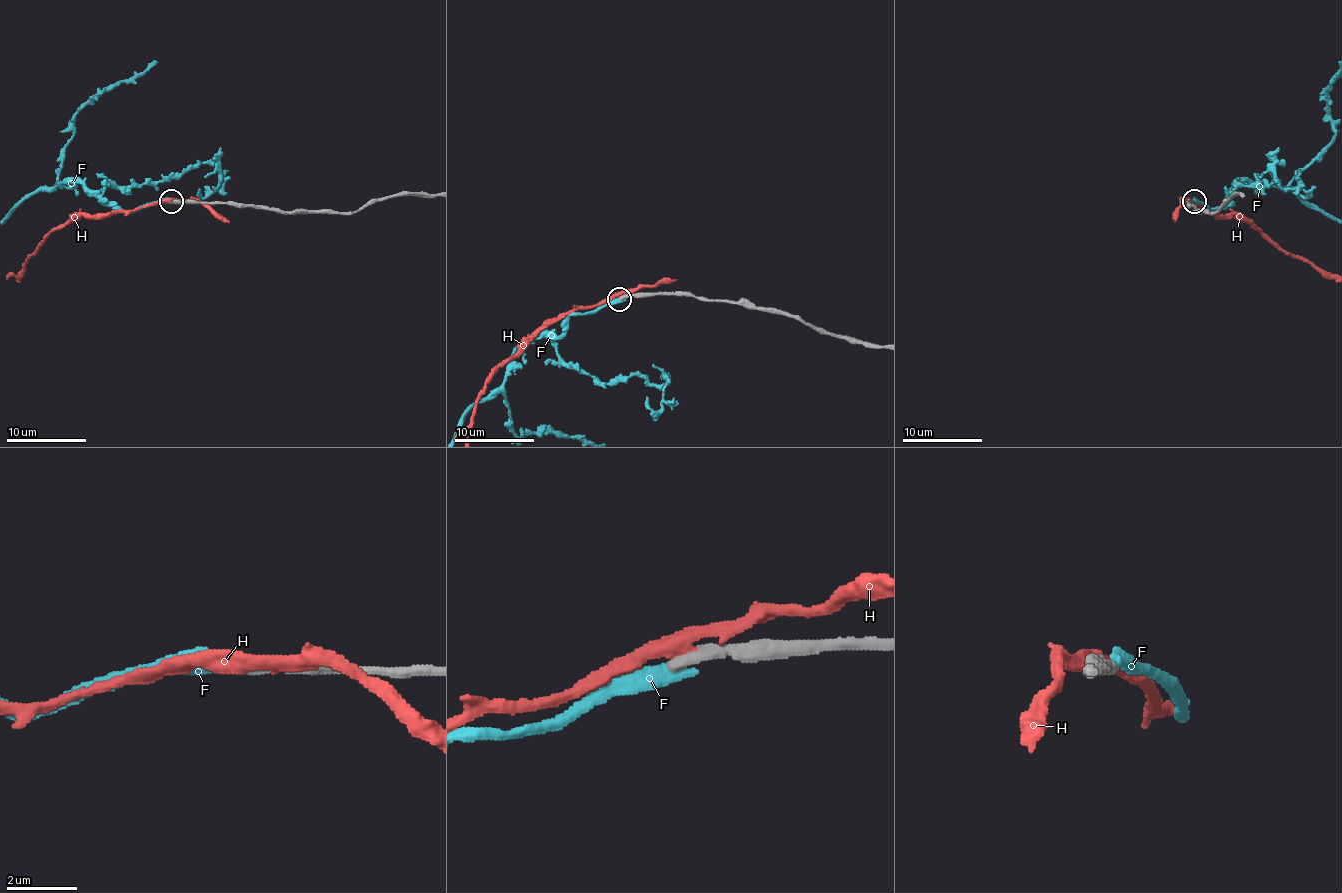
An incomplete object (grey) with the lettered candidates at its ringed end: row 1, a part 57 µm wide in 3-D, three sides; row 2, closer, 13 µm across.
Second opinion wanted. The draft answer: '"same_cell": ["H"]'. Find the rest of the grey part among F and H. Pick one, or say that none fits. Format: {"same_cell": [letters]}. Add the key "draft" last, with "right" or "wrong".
{"same_cell": [], "draft": "wrong"}

